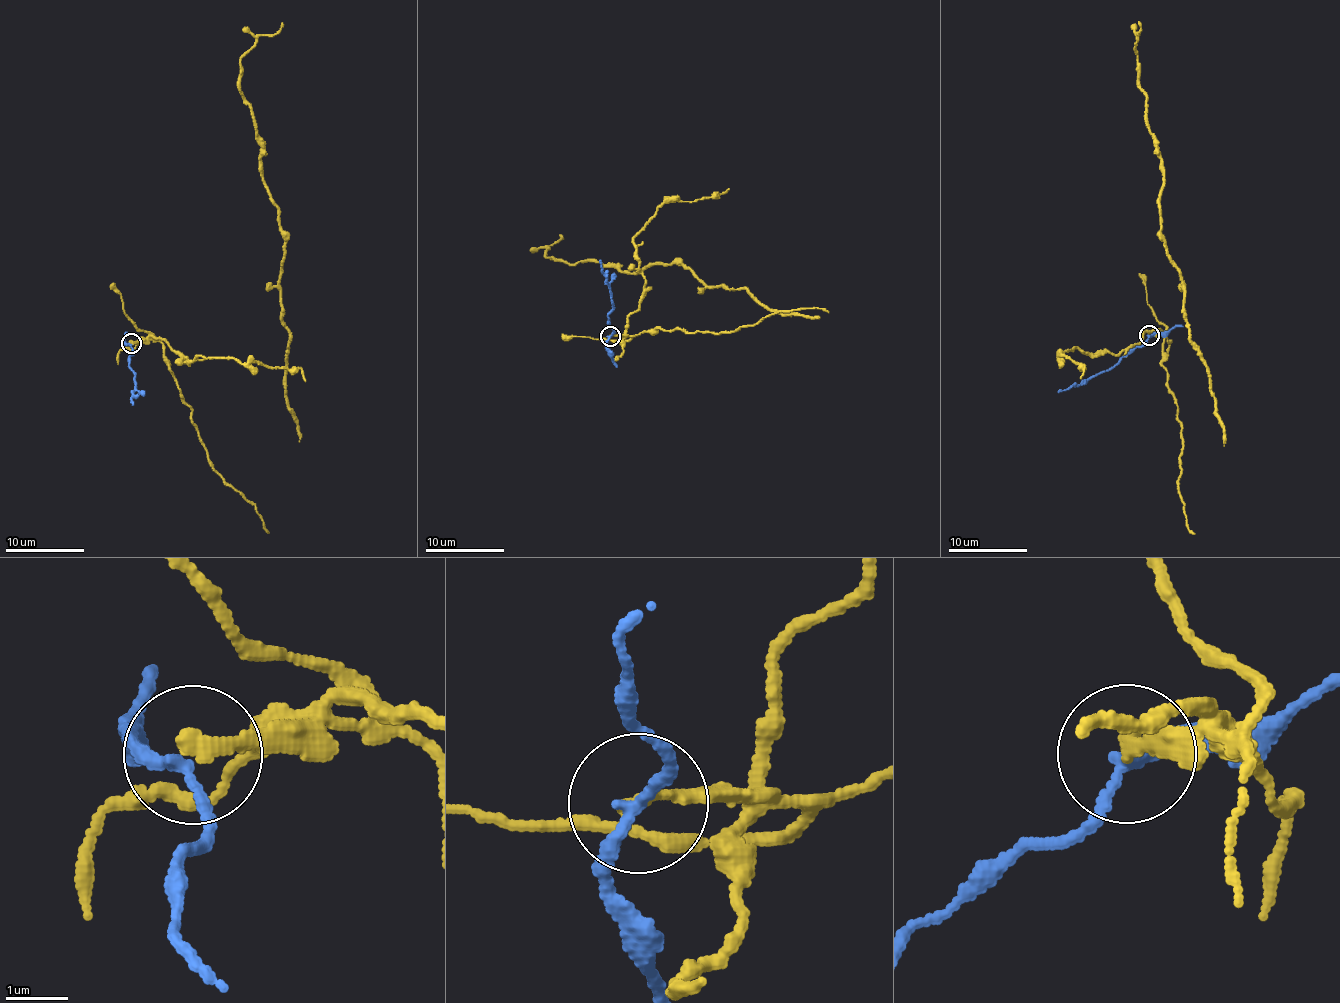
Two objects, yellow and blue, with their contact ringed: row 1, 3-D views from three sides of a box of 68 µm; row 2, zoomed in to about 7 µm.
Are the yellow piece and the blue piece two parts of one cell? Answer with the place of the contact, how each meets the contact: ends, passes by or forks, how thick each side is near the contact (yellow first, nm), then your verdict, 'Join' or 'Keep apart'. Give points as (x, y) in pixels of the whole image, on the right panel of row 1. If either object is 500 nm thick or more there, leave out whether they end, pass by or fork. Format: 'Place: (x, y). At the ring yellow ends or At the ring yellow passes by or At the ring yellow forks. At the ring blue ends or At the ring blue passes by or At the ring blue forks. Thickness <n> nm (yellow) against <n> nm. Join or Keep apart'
Place: (1149, 335). At the ring yellow ends. At the ring blue passes by. Thickness 240 nm (yellow) against 170 nm. Keep apart

